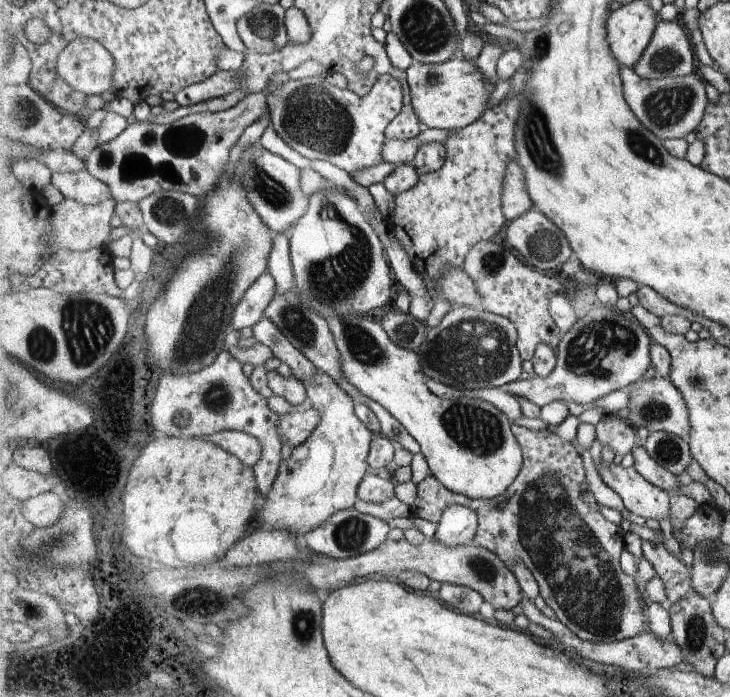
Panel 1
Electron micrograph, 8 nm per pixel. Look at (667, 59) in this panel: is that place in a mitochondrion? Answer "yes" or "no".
yes

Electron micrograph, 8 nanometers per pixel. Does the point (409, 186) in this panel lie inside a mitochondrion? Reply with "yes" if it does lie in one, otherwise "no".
no

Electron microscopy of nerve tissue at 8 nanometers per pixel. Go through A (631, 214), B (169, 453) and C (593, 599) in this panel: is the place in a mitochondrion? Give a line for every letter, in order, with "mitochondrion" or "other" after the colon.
A: other
B: other
C: mitochondrion

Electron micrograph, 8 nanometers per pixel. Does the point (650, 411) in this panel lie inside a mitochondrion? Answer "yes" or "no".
yes

